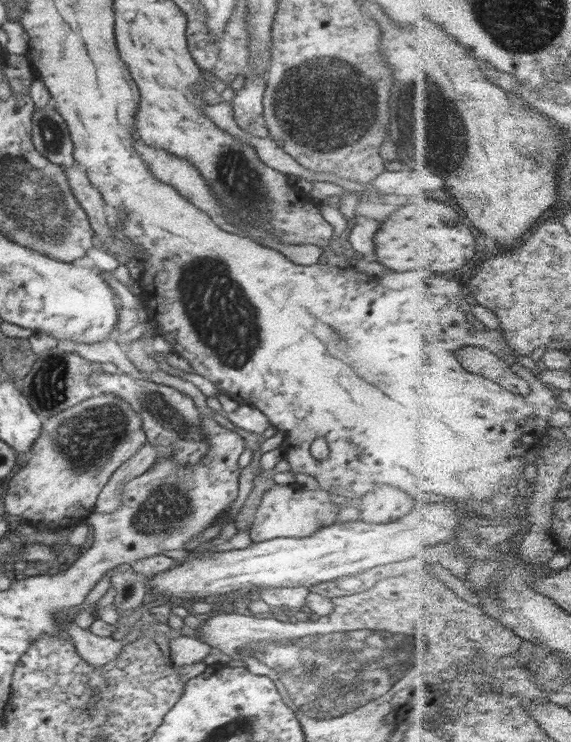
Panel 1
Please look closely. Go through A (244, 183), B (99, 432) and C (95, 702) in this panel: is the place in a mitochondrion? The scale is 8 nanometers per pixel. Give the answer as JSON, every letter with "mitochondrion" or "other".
{"A":"mitochondrion","B":"mitochondrion","C":"mitochondrion"}

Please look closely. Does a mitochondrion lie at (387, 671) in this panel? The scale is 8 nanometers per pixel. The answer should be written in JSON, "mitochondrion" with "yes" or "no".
{"mitochondrion":"yes"}

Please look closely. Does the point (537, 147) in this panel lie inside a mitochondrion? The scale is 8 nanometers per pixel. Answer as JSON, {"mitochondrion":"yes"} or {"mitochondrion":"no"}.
{"mitochondrion":"yes"}

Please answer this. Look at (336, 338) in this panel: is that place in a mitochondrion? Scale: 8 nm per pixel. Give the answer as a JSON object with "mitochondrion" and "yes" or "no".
{"mitochondrion":"yes"}

